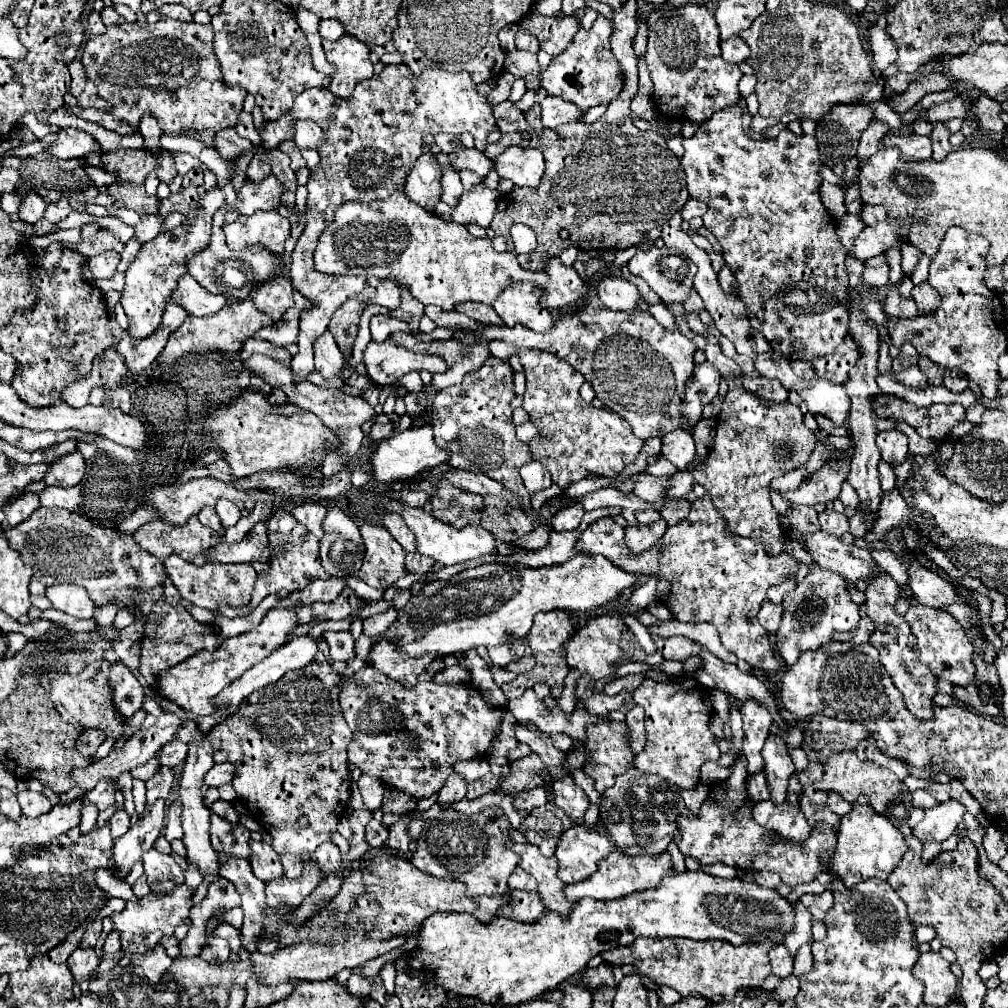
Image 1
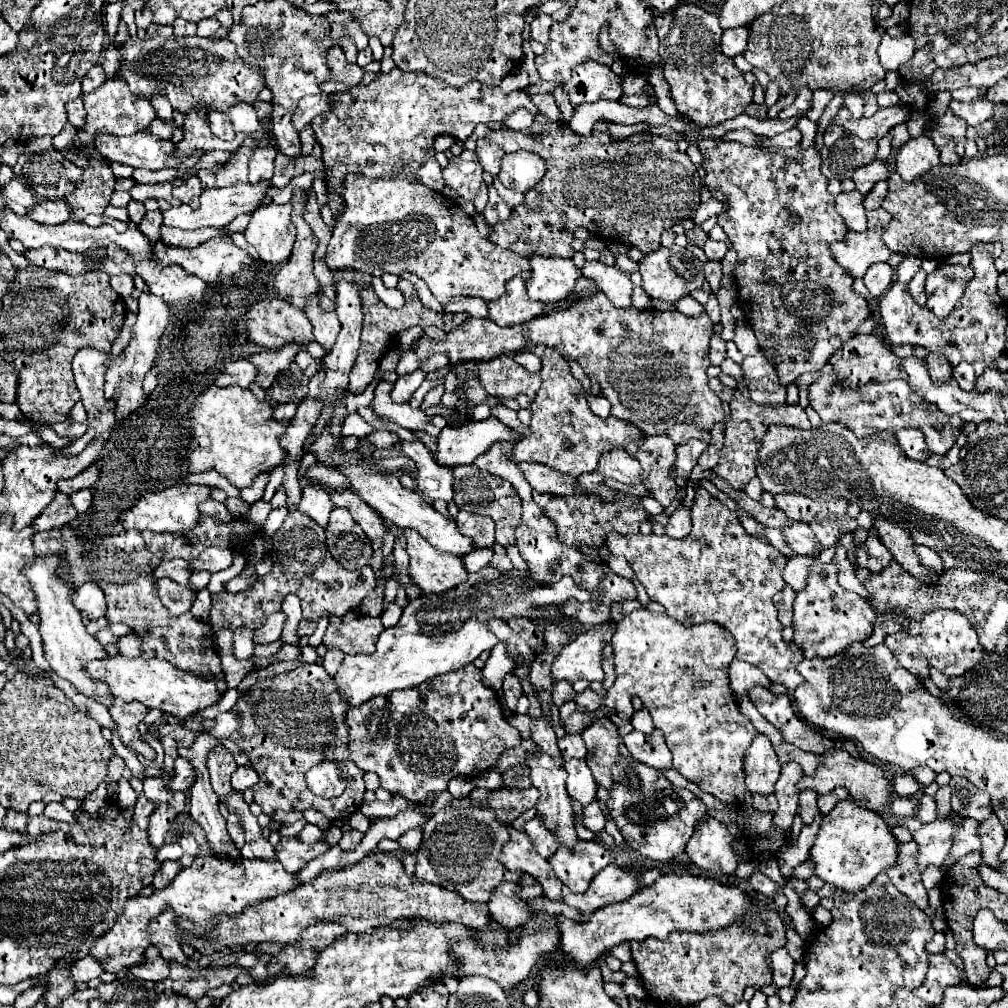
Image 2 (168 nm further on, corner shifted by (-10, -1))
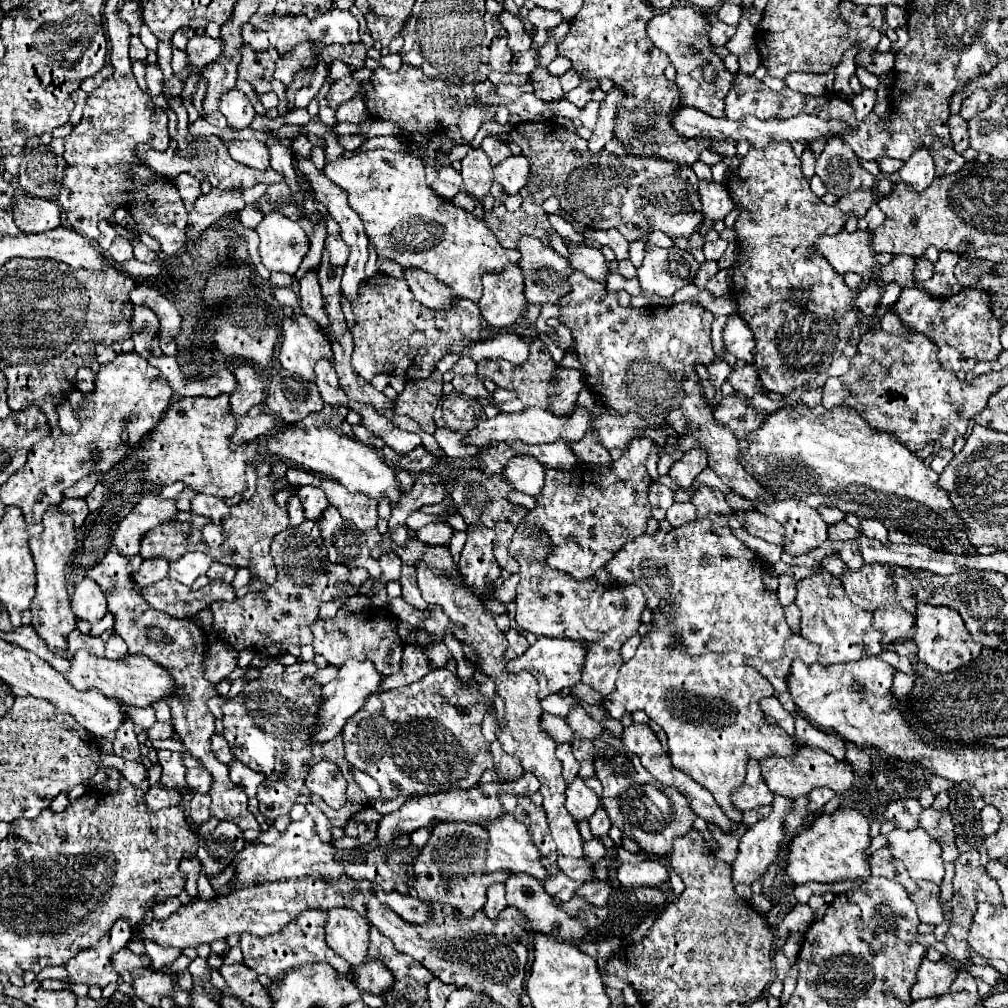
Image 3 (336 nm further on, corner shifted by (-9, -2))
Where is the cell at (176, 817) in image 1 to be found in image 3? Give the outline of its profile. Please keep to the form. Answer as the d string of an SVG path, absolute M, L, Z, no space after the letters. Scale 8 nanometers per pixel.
M198 855L186 857L186 859L180 863L180 871L186 873L186 885L184 885L184 889L186 889L188 895L194 899L194 897L198 895L198 891L196 891L196 881L198 881L198 873L200 873Z

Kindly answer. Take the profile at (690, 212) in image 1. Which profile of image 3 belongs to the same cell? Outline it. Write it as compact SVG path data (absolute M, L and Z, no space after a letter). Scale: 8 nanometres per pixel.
M702 179L698 193L702 201L702 213L706 219L712 219L712 221L724 219L734 209L734 201L730 199L726 187L722 183L716 183L714 179L710 181Z

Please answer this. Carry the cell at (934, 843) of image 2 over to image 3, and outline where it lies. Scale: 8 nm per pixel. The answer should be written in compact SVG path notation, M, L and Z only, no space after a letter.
M894 829L888 835L892 855L900 859L914 881L932 881L940 885L944 877L944 863L940 843L924 829Z

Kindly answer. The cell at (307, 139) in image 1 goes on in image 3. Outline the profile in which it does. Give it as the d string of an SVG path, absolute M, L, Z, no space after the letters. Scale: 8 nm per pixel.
M300 135L293 140L291 147L294 150L294 154L298 157L307 159L310 158L311 149L313 146L306 135Z

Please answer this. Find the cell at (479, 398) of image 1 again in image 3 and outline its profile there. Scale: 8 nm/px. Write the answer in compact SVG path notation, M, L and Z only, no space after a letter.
M528 519L520 521L510 543L510 555L520 563L520 583L516 589L516 623L544 637L584 639L588 643L586 663L582 667L582 683L596 689L602 697L616 689L616 675L622 665L620 647L640 625L640 615L646 599L638 585L604 587L594 577L588 581L572 581L568 573L560 573L548 565L552 543L546 533L534 527Z

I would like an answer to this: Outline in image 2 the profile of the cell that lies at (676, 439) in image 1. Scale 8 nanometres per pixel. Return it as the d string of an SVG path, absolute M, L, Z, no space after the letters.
M689 440L685 446L677 448L677 460L675 460L675 482L679 486L687 486L689 474L693 466L697 464L701 452L707 448L707 442L703 440Z

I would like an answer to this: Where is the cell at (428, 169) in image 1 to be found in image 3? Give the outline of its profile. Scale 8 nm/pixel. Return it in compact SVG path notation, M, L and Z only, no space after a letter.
M482 149L468 151L468 155L462 159L460 175L464 179L464 191L476 197L478 201L482 201L488 195L490 185L494 181L490 159L482 153Z

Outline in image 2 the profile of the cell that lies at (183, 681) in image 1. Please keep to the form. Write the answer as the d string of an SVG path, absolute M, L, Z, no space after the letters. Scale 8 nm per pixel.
M111 656L103 660L91 660L85 664L87 674L107 684L109 692L115 698L121 698L125 702L141 702L147 708L157 708L165 714L173 714L179 718L187 718L199 710L205 710L207 706L213 706L221 696L217 692L215 680L205 680L201 676L193 676L189 672L181 672L179 668L171 666L165 660L159 658L125 658L125 656Z

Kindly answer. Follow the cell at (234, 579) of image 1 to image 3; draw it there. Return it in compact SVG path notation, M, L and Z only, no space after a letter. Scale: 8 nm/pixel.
M158 557L158 559L146 559L142 563L142 567L132 575L134 575L136 583L140 583L142 587L148 587L148 585L168 577L168 569L170 569L170 561L164 557Z

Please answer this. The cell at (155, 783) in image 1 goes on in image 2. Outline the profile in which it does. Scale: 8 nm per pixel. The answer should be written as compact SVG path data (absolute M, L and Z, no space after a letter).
M177 758L175 760L175 778L171 782L171 790L187 790L195 782L195 768L191 766L189 760Z

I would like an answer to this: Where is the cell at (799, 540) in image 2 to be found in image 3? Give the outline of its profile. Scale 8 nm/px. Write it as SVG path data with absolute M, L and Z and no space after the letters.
M750 511L750 513L746 513L746 523L748 523L750 535L756 535L774 545L784 543L784 525L780 525L776 519L766 517L760 511Z

